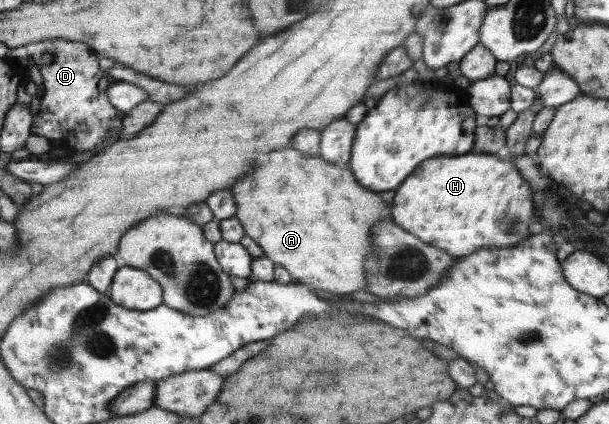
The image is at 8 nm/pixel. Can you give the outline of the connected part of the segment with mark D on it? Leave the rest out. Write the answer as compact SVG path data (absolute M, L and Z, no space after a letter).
M54 38L39 42L31 42L25 45L25 50L29 52L31 61L39 67L43 76L42 88L44 90L38 113L32 118L32 134L45 137L51 142L53 147L65 148L68 151L79 150L89 151L96 149L99 145L109 141L112 134L118 134L123 130L123 116L116 106L109 99L103 96L97 88L99 78L107 76L100 66L100 58L84 42L70 41L64 38Z

